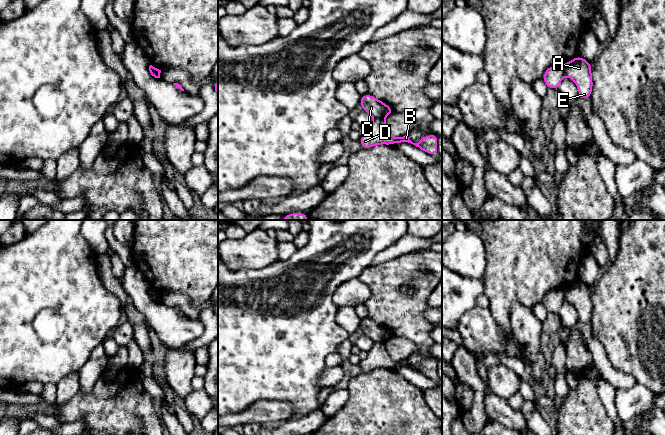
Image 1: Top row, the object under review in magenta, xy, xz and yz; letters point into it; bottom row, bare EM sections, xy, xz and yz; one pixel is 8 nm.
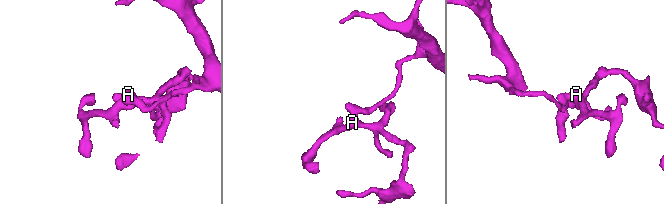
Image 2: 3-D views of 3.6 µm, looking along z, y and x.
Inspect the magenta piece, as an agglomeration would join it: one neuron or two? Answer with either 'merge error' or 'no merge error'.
merge error

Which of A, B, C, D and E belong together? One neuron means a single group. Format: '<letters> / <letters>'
A B D E / C

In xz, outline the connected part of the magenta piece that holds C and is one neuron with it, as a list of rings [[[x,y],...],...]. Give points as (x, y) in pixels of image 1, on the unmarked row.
[[[370,318],[362,319],[359,329],[363,335],[369,337],[373,342],[385,342],[394,337],[394,334],[390,330]]]

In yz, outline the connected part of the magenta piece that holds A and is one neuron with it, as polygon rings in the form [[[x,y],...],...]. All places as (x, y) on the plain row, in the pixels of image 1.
[[[577,280],[564,289],[564,299],[573,304],[579,316],[579,321],[589,323],[592,318],[592,289],[581,280]]]

